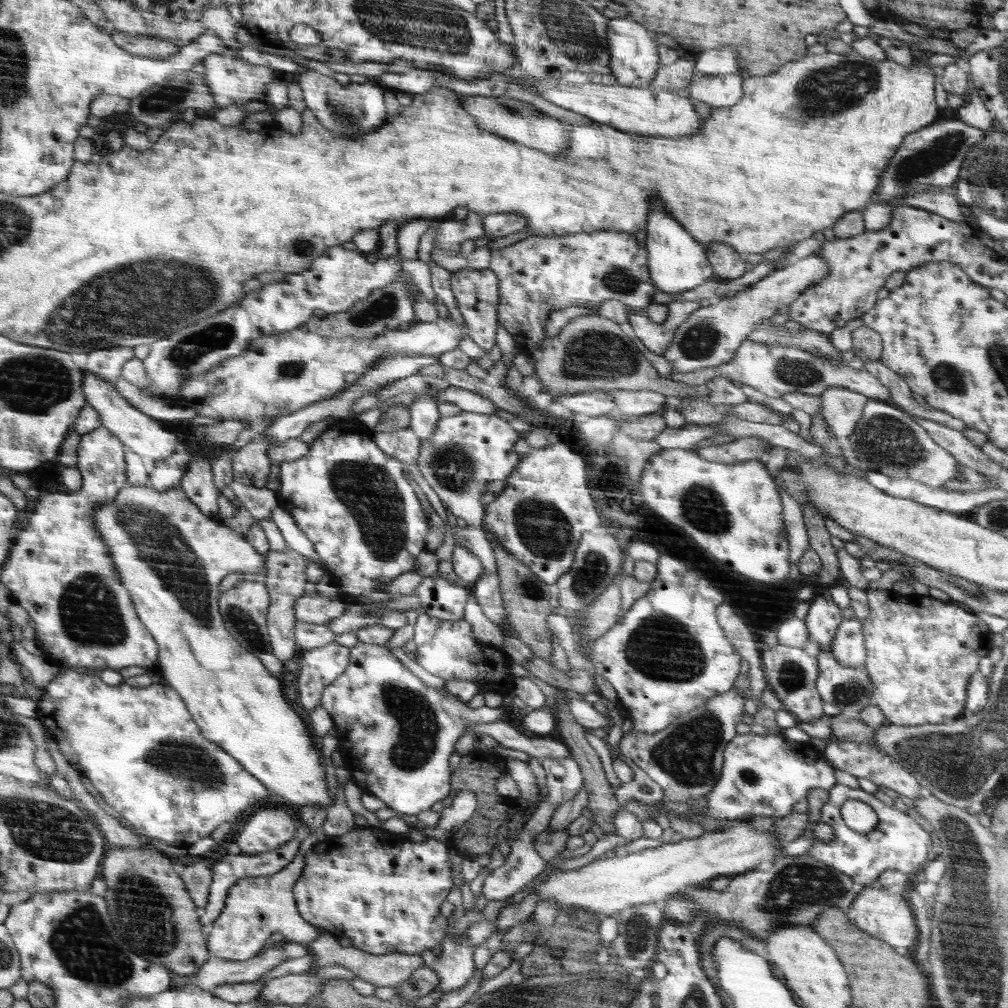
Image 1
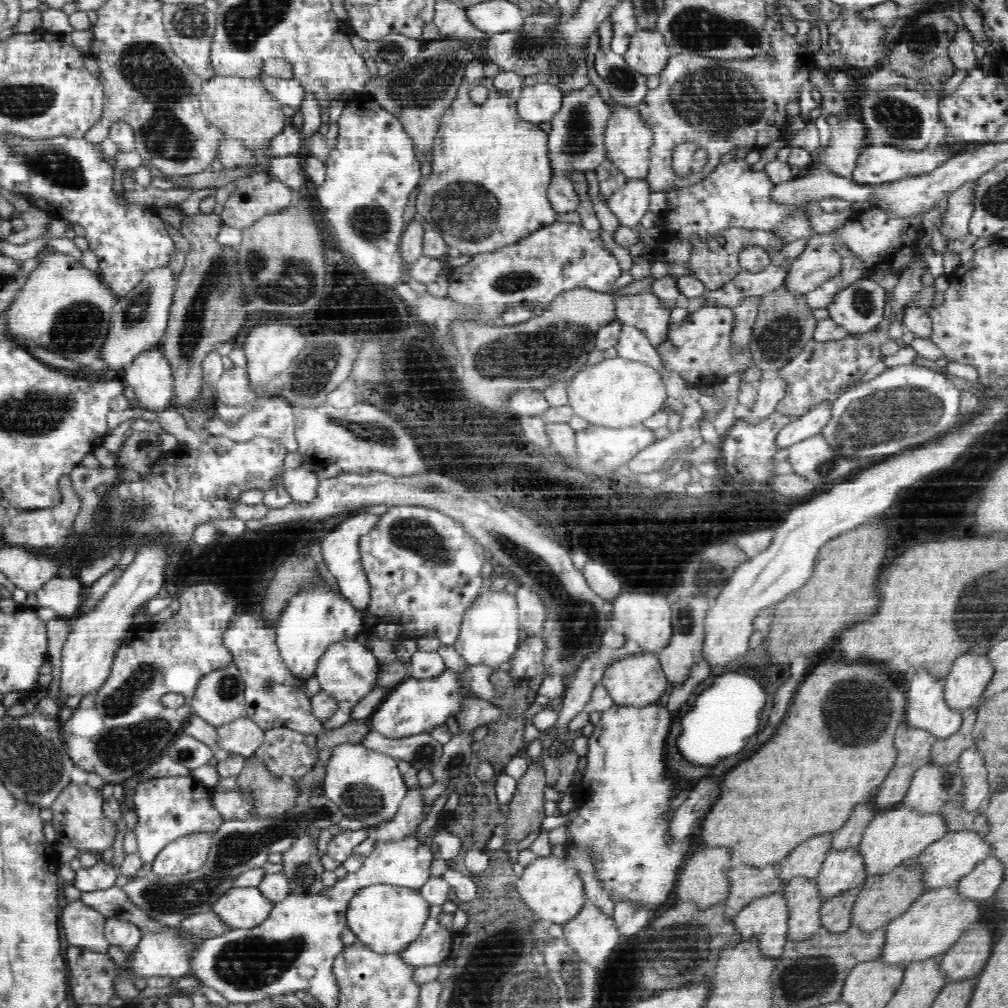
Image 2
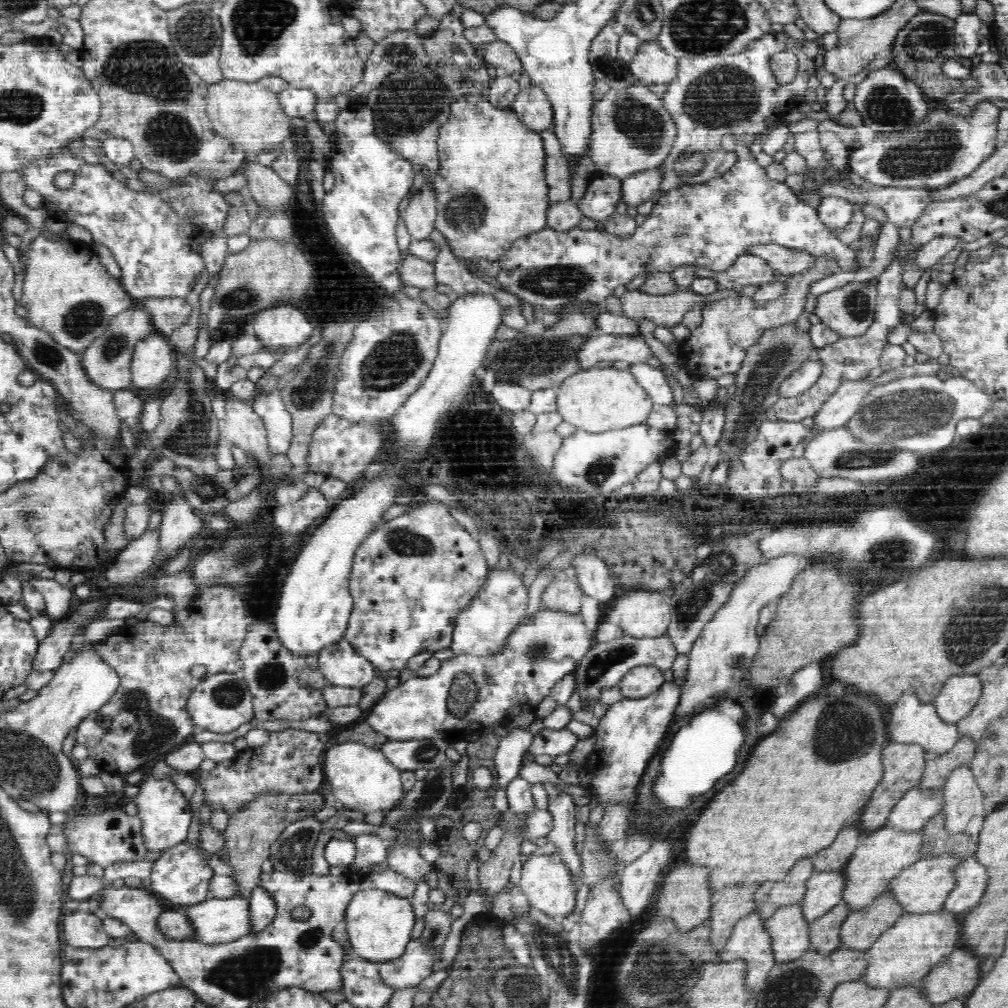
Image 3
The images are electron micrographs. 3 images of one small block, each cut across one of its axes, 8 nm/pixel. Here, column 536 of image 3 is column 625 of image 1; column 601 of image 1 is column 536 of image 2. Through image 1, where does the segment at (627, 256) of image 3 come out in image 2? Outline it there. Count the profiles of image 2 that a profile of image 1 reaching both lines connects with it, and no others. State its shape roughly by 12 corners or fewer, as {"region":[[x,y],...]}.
{"region":[[556,221],[448,274],[476,322],[546,309],[620,273],[599,234]]}

